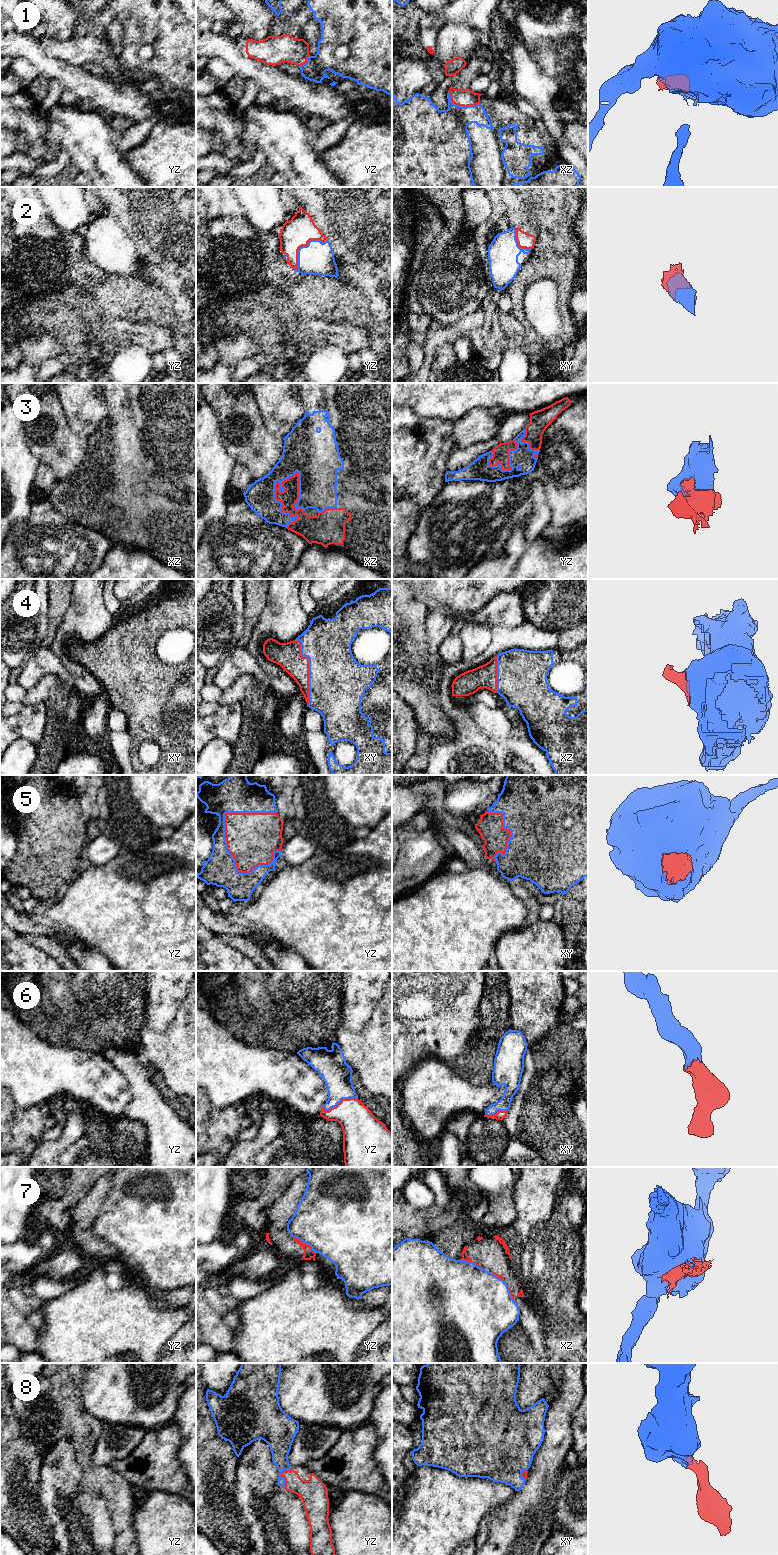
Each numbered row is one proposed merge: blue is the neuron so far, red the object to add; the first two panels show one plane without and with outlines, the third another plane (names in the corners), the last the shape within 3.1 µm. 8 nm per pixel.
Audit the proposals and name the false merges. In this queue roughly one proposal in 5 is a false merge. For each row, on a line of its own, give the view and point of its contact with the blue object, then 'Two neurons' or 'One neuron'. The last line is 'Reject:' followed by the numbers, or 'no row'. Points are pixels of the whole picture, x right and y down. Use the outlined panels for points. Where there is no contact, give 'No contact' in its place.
1: Touches blue at xz (461, 106). Two neurons
2: Touches blue at yz (302, 246). One neuron
3: Touches blue at xz (275, 499). One neuron
4: Touches blue at xy (309, 670). One neuron
5: Touches blue at yz (224, 818). One neuron
6: Touches blue at yz (340, 1101). One neuron
7: Touches blue at yz (305, 1243). Two neurons
8: Touches blue at yz (280, 1474). One neuron
Reject: 1, 7

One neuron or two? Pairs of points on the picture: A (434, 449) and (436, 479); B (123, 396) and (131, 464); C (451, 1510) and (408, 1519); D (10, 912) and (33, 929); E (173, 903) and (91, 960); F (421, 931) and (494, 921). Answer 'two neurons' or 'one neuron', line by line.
A: one neuron
B: one neuron
C: one neuron
D: one neuron
E: two neurons
F: one neuron

